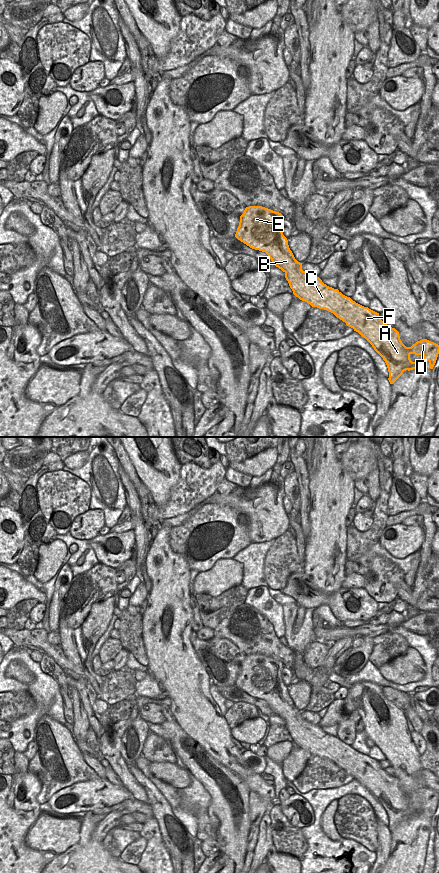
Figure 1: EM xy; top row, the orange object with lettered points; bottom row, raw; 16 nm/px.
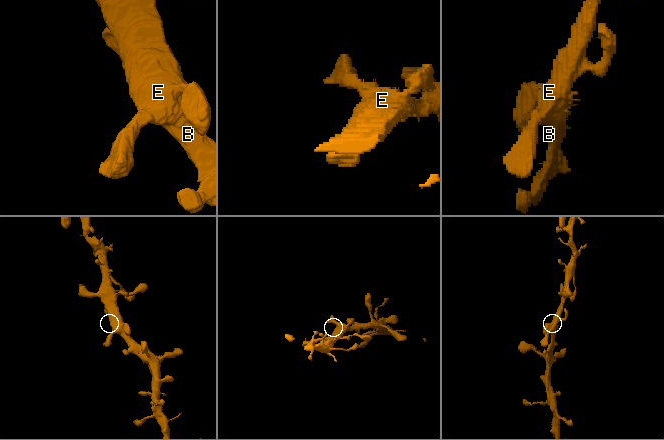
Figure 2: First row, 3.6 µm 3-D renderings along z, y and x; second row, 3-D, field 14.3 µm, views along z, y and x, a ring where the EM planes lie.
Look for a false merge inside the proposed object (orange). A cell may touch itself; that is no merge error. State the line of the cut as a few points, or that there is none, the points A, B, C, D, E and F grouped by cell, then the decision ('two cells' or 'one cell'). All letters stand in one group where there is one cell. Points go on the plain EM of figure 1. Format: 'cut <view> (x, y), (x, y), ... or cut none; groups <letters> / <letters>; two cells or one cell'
cut none; groups A B C D E F; one cell

